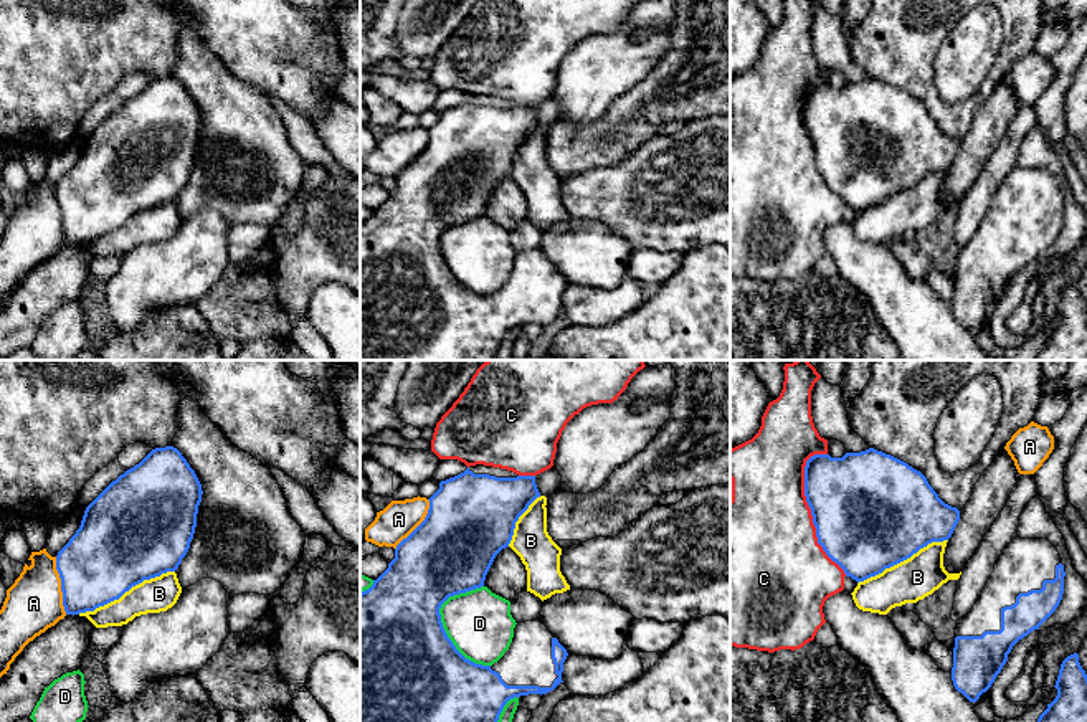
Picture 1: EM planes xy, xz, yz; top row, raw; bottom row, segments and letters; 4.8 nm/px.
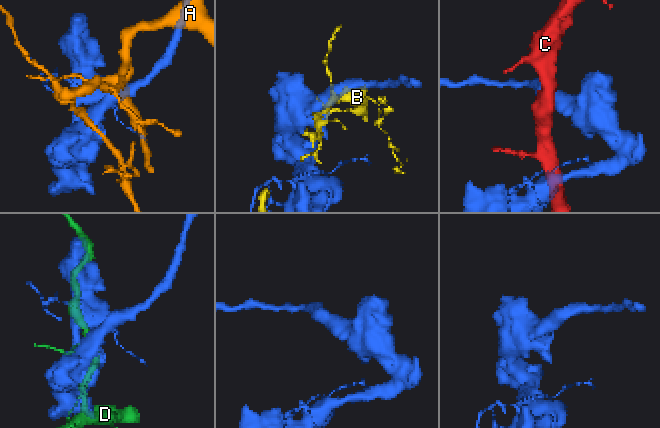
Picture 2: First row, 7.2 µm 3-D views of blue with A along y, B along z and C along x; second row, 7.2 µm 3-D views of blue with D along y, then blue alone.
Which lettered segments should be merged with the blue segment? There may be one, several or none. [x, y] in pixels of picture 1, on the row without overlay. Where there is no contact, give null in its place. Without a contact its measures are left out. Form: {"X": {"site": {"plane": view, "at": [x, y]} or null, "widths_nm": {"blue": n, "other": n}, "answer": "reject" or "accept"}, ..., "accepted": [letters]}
{"A": {"site": {"plane": "xy", "at": [61, 215]}, "widths_nm": {"blue": 380, "other": 280}, "answer": "reject"}, "B": {"site": {"plane": "xy", "at": [126, 220]}, "widths_nm": {"blue": 440, "other": 170}, "answer": "reject"}, "C": {"site": {"plane": "yz", "at": [811, 144]}, "widths_nm": {"blue": 500, "other": 480}, "answer": "reject"}, "D": {"site": {"plane": "xz", "at": [441, 253]}, "widths_nm": {"blue": 500, "other": 320}, "answer": "reject"}, "accepted": []}

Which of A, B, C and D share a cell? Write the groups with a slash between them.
A / B / C / D

